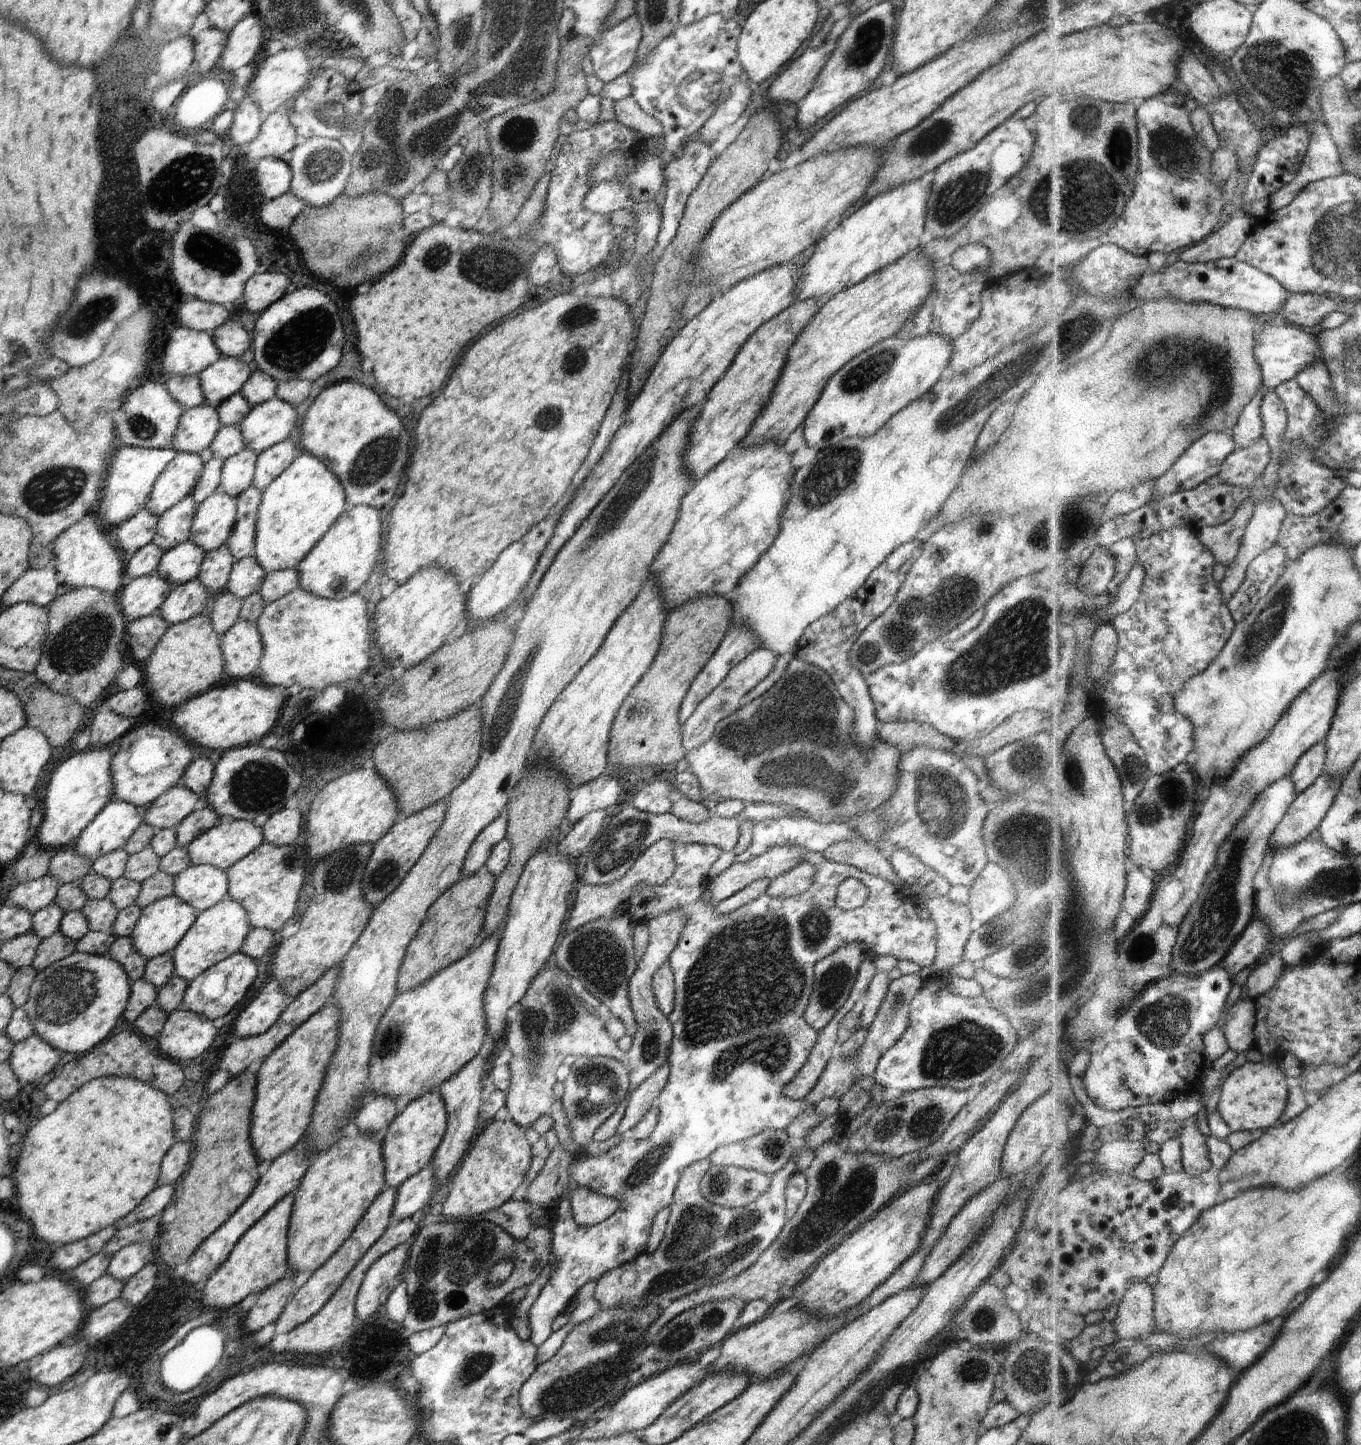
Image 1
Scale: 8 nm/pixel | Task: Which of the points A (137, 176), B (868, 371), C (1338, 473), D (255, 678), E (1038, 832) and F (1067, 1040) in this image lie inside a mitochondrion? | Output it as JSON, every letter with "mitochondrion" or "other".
{"A":"mitochondrion","B":"mitochondrion","C":"other","D":"other","E":"mitochondrion","F":"other"}

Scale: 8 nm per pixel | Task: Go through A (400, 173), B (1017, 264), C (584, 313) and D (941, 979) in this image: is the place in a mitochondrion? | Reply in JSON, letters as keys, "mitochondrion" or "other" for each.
{"A":"mitochondrion","B":"other","C":"mitochondrion","D":"other"}

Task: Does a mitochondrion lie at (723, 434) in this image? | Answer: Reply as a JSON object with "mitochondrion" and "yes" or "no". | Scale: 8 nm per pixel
{"mitochondrion":"no"}

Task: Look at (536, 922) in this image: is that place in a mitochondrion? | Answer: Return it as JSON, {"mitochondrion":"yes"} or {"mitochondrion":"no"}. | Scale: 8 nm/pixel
{"mitochondrion":"no"}

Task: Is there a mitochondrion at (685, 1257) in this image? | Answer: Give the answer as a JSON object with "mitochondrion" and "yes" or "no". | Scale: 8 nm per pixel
{"mitochondrion":"yes"}

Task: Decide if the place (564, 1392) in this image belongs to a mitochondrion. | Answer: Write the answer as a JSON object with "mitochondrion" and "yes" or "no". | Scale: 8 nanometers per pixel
{"mitochondrion":"yes"}

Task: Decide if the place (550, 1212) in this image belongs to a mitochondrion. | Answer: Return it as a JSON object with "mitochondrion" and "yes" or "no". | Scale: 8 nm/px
{"mitochondrion":"no"}

